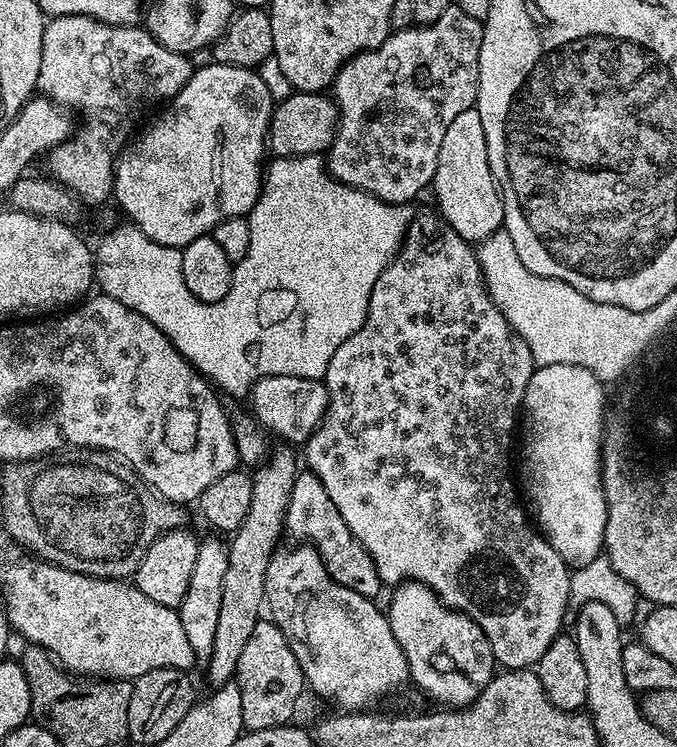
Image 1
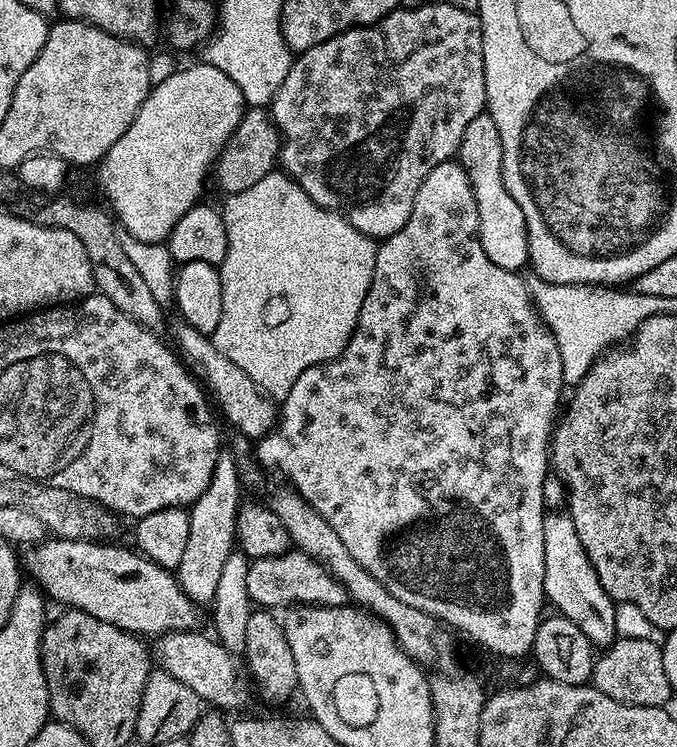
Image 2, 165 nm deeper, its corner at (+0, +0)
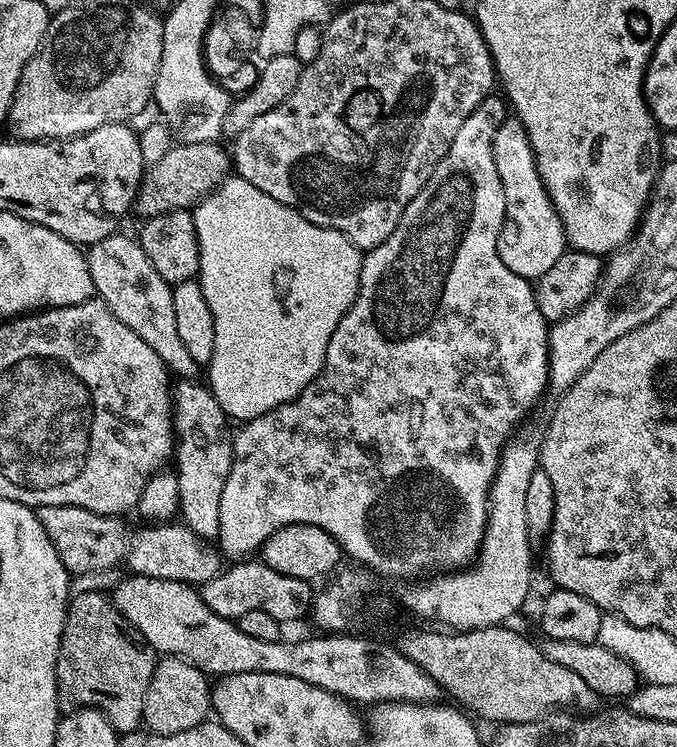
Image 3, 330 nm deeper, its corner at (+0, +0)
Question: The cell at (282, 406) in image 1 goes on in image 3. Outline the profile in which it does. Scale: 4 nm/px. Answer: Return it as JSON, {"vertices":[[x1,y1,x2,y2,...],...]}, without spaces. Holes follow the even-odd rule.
{"vertices":[[123,234,102,238,102,242,93,244,87,249,86,255,95,295,104,301,104,305,119,320,126,322,126,326,130,326,130,330,134,330,134,334,138,334,142,338,142,342,146,342,146,346,150,346,150,350,154,350,154,354,158,354,158,358,162,358,169,373,180,378,199,377,199,372,200,375,202,372,201,365,196,364,194,358,190,358,186,346,182,346,182,338,178,338,178,326,174,326,173,285,167,284,162,278,162,274,158,274,158,270,154,270,154,266,150,266,150,258,146,258,139,239,132,237,131,240,130,237,123,236]]}

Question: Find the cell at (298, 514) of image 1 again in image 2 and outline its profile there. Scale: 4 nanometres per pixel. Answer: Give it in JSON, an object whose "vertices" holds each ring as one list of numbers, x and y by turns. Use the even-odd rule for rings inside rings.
{"vertices":[[299,550,252,560,247,565,244,581,253,605,264,610,284,610,291,604,319,604,322,608,343,608,349,603,348,591,314,557]]}

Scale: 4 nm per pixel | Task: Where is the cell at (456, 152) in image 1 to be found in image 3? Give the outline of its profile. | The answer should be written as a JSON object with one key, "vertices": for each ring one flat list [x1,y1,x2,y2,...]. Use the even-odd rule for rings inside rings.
{"vertices":[[514,114,502,121,494,134,494,166,498,168,498,182,502,182,502,194,506,198,506,214,498,238,498,254,502,262,506,262,510,270,514,270,514,274,535,282,539,276,546,274,546,270,550,270,550,266,554,266,554,262,558,262,558,258,562,258,566,251,566,241,560,215,556,213,556,207,553,206,552,199,544,189,544,183,538,174,536,155,532,153,528,132,523,122]]}

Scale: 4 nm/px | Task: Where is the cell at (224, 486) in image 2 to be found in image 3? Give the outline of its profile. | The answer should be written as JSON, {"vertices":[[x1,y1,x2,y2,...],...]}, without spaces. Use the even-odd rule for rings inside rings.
{"vertices":[[180,378,172,389,172,418,176,430,174,471,180,491,179,515,194,534,209,542,220,534,218,509,222,489,226,487,226,474,230,474,233,429,228,429,230,417,214,398,212,389,192,378]]}

